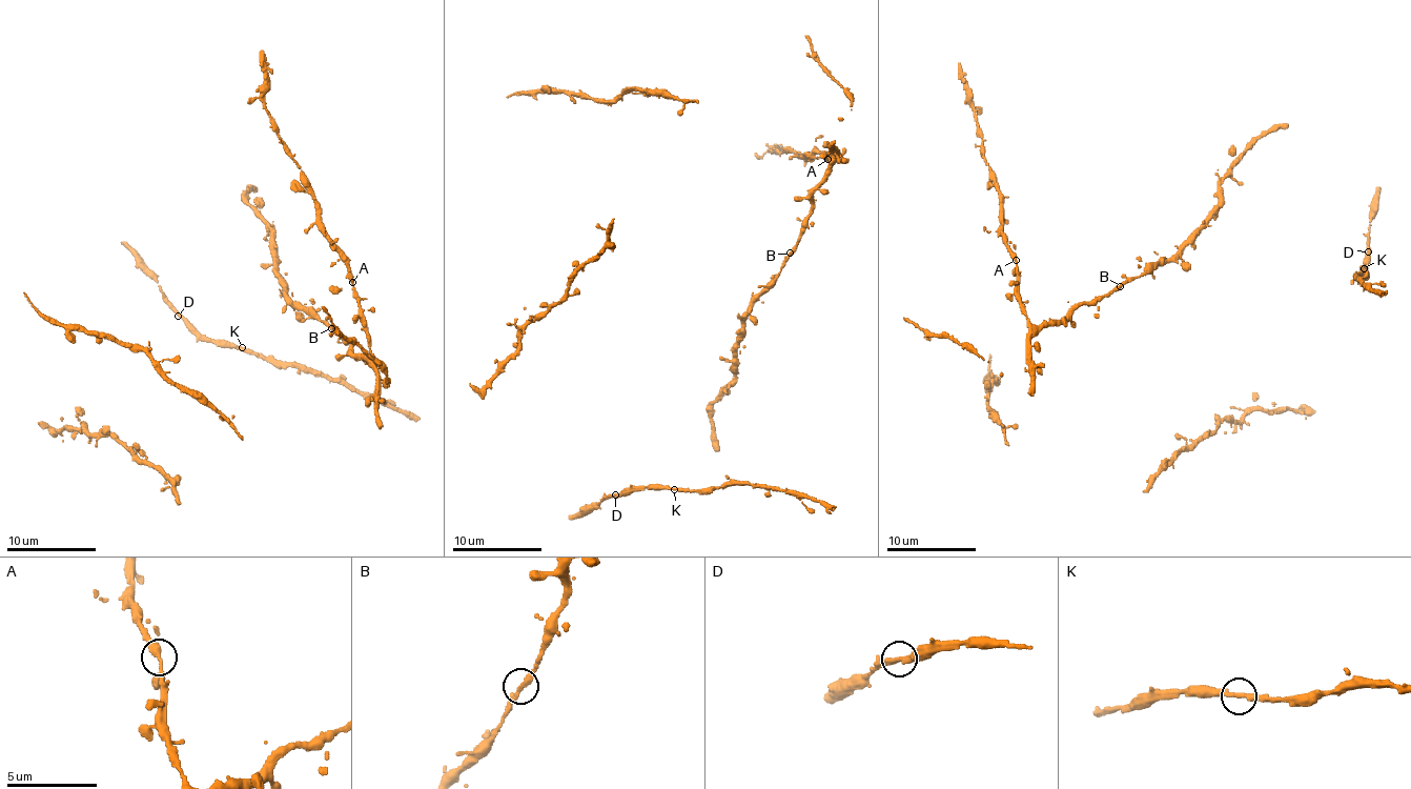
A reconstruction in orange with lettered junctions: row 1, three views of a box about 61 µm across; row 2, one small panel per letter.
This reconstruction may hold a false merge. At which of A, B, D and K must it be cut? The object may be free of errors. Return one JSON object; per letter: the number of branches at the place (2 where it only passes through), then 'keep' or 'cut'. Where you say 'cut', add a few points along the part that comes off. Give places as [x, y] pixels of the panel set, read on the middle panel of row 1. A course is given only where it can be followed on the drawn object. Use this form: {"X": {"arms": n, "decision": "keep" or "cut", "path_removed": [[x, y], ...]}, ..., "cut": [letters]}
{"A": {"arms": 2, "decision": "keep"}, "B": {"arms": 2, "decision": "keep"}, "D": {"arms": 2, "decision": "keep"}, "K": {"arms": 2, "decision": "keep"}, "cut": []}

